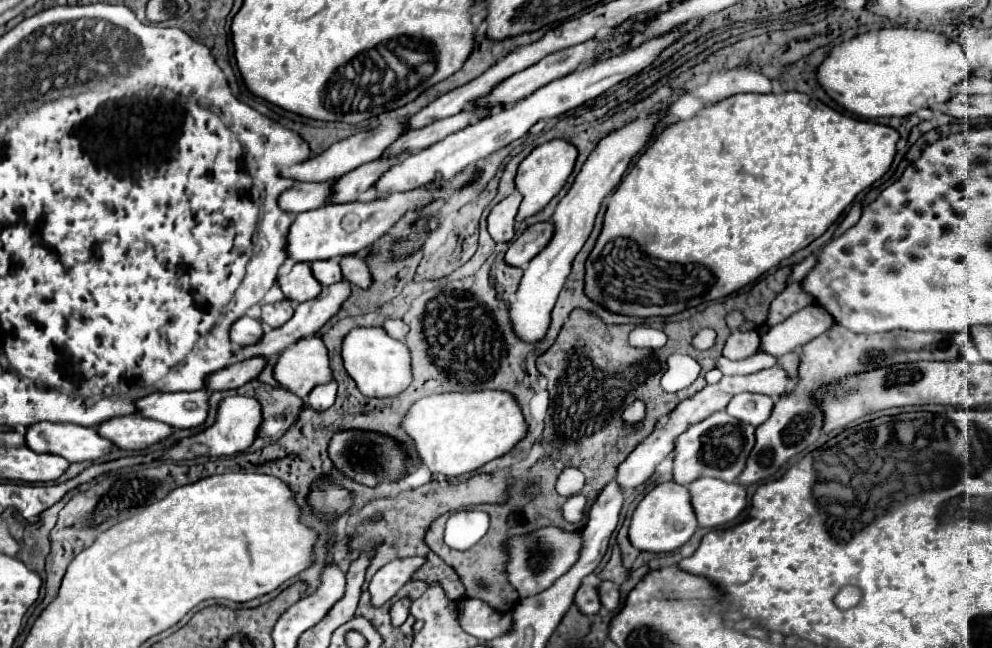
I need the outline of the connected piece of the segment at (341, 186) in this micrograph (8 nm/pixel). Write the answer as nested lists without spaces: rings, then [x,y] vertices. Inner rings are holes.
[[[374,160],[370,164],[362,164],[356,170],[348,172],[346,176],[338,178],[336,184],[330,188],[330,200],[326,204],[346,204],[354,202],[364,194],[376,180],[386,172],[396,160]]]

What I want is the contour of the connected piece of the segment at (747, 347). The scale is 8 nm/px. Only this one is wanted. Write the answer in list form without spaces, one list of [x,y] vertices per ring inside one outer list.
[[[734,330],[734,332],[730,334],[730,338],[726,340],[726,344],[724,344],[722,356],[730,358],[730,360],[742,360],[742,358],[752,356],[752,346],[754,346],[754,348],[758,346],[758,338],[756,338],[756,342],[752,340],[752,332]]]

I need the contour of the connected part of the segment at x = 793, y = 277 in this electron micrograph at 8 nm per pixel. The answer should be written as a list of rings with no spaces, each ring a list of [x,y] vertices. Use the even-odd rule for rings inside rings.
[[[814,252],[812,256],[808,256],[802,264],[798,264],[798,266],[794,266],[794,270],[792,270],[792,274],[790,274],[790,278],[788,278],[788,284],[792,284],[792,282],[800,282],[806,274],[808,274],[808,270],[816,264],[816,258],[818,258],[818,252]]]

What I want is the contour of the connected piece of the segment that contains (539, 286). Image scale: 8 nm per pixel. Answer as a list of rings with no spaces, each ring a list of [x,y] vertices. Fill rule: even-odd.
[[[654,112],[648,118],[642,120],[634,120],[630,124],[626,124],[624,128],[608,134],[606,138],[600,140],[600,144],[596,146],[596,150],[590,154],[590,158],[584,162],[580,174],[576,176],[572,188],[568,190],[568,194],[560,200],[554,216],[552,216],[552,224],[554,224],[554,236],[548,242],[548,246],[536,256],[532,258],[532,262],[528,264],[528,268],[524,270],[524,276],[520,280],[520,286],[514,294],[514,300],[510,304],[510,322],[512,322],[512,330],[514,334],[522,340],[522,342],[540,342],[550,326],[550,312],[556,304],[556,298],[570,274],[570,266],[572,260],[576,258],[576,254],[582,250],[584,242],[588,240],[592,228],[594,228],[594,220],[596,214],[600,210],[602,200],[618,186],[622,174],[626,172],[630,160],[648,144],[650,132],[654,128],[654,122],[660,120],[664,112]]]

